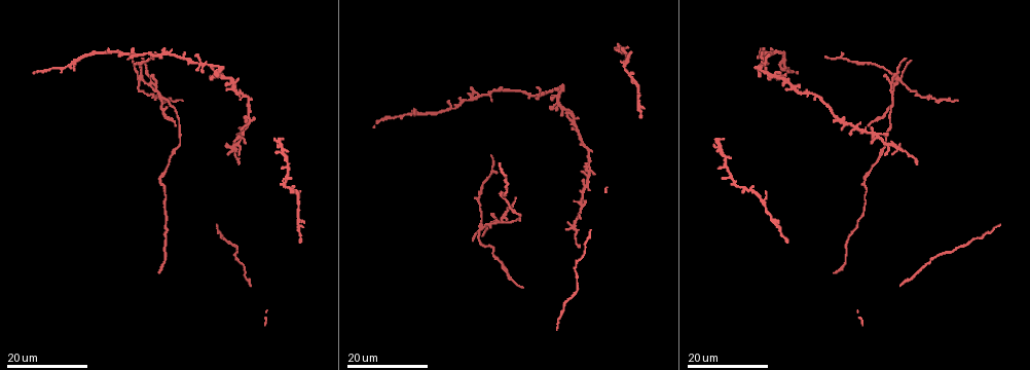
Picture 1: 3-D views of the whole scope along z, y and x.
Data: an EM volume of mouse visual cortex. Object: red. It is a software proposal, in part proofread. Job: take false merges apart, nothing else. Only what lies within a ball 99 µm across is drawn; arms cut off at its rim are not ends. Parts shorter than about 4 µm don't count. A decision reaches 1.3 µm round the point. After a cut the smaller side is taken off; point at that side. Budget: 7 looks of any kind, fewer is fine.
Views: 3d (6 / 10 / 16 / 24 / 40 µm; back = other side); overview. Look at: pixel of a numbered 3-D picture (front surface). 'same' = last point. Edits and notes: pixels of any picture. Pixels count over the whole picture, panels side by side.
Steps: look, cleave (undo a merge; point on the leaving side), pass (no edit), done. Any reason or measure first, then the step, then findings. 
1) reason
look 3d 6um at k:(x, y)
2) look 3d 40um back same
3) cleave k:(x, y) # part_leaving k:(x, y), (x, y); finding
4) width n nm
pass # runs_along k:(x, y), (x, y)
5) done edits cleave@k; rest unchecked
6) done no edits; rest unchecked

look 3d 24um at 1:(232, 147)

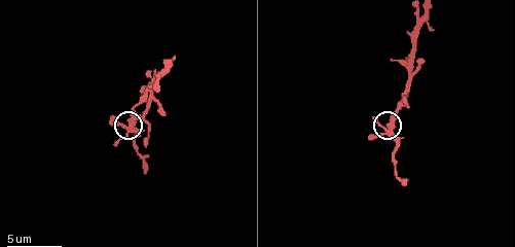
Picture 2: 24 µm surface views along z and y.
closer look
look 3d 6um at 2:(384, 135)

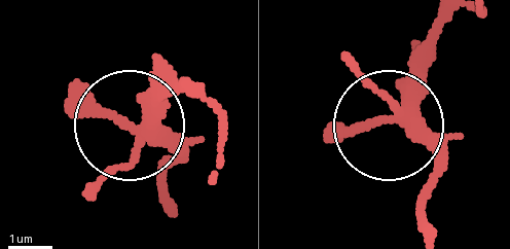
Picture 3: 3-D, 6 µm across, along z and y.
side_arm 50 um
pass # continuous, no second neuron

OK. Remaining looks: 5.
small branch off a trunk
look 3d 10um at 2:(411, 77)

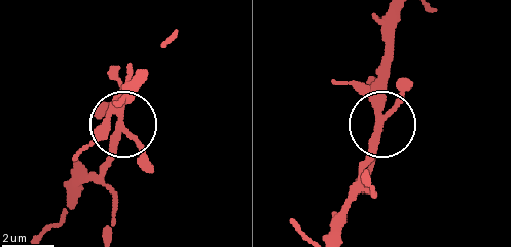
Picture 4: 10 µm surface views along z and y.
arms 4
pass # continuous, no second neuron

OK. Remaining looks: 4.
three-way junction
look 3d 16um at 2:(169, 70)

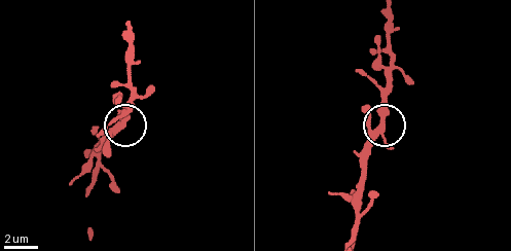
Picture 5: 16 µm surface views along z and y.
width 310 nm
pass # one neuron here

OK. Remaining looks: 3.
four-way junction
look 3d 16um at 1:(479, 227)

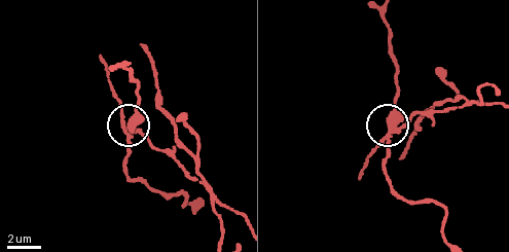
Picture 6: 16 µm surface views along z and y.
closer look
look 3d 10um same

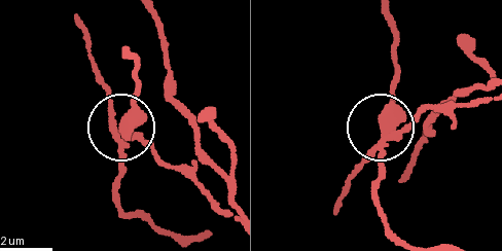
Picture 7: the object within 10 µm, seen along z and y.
cleave 7:(133, 123) # a second neuron is stuck on

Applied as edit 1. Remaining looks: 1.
done edits cleave@7; rest unchecked

